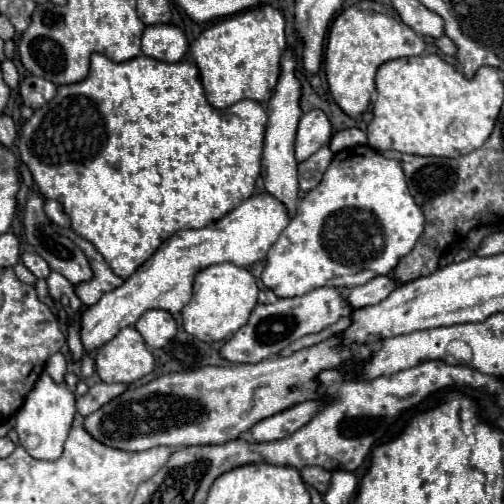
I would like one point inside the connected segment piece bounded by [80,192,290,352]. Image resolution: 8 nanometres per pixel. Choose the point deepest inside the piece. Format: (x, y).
(244, 236)

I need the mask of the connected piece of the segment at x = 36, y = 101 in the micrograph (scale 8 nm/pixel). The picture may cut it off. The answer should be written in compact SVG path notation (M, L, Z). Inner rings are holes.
M28 76L20 82L20 96L24 100L26 106L30 106L32 110L46 106L46 102L50 102L50 98L54 98L58 86L38 78L38 76Z

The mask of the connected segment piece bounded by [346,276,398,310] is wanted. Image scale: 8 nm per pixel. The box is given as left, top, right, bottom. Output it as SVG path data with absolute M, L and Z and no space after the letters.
M378 276L364 286L356 286L356 288L346 290L346 302L350 304L352 310L372 306L372 304L382 302L394 288L398 288L398 284L392 278Z

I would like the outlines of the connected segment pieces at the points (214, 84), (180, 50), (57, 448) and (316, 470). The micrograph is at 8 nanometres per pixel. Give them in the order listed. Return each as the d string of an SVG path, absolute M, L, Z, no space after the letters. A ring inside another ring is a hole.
M262 4L212 24L192 42L190 54L200 70L206 98L214 108L228 108L244 98L270 100L280 74L280 58L286 50L284 26L282 14L270 4Z
M174 24L146 26L142 34L142 52L162 62L178 62L188 50L188 40Z
M44 372L38 378L32 392L26 396L26 402L22 404L22 408L18 410L14 430L18 432L20 444L26 448L26 452L32 458L58 460L60 454L62 454L64 440L66 440L66 436L70 432L74 414L76 414L76 396L74 396L74 392L66 386L66 382L58 384ZM30 436L36 438L36 440L32 440Z
M304 466L304 468L300 470L300 476L302 476L302 480L304 480L306 484L314 486L320 494L324 494L324 492L328 490L330 476L332 476L332 474L330 474L328 470L320 468L320 466Z

